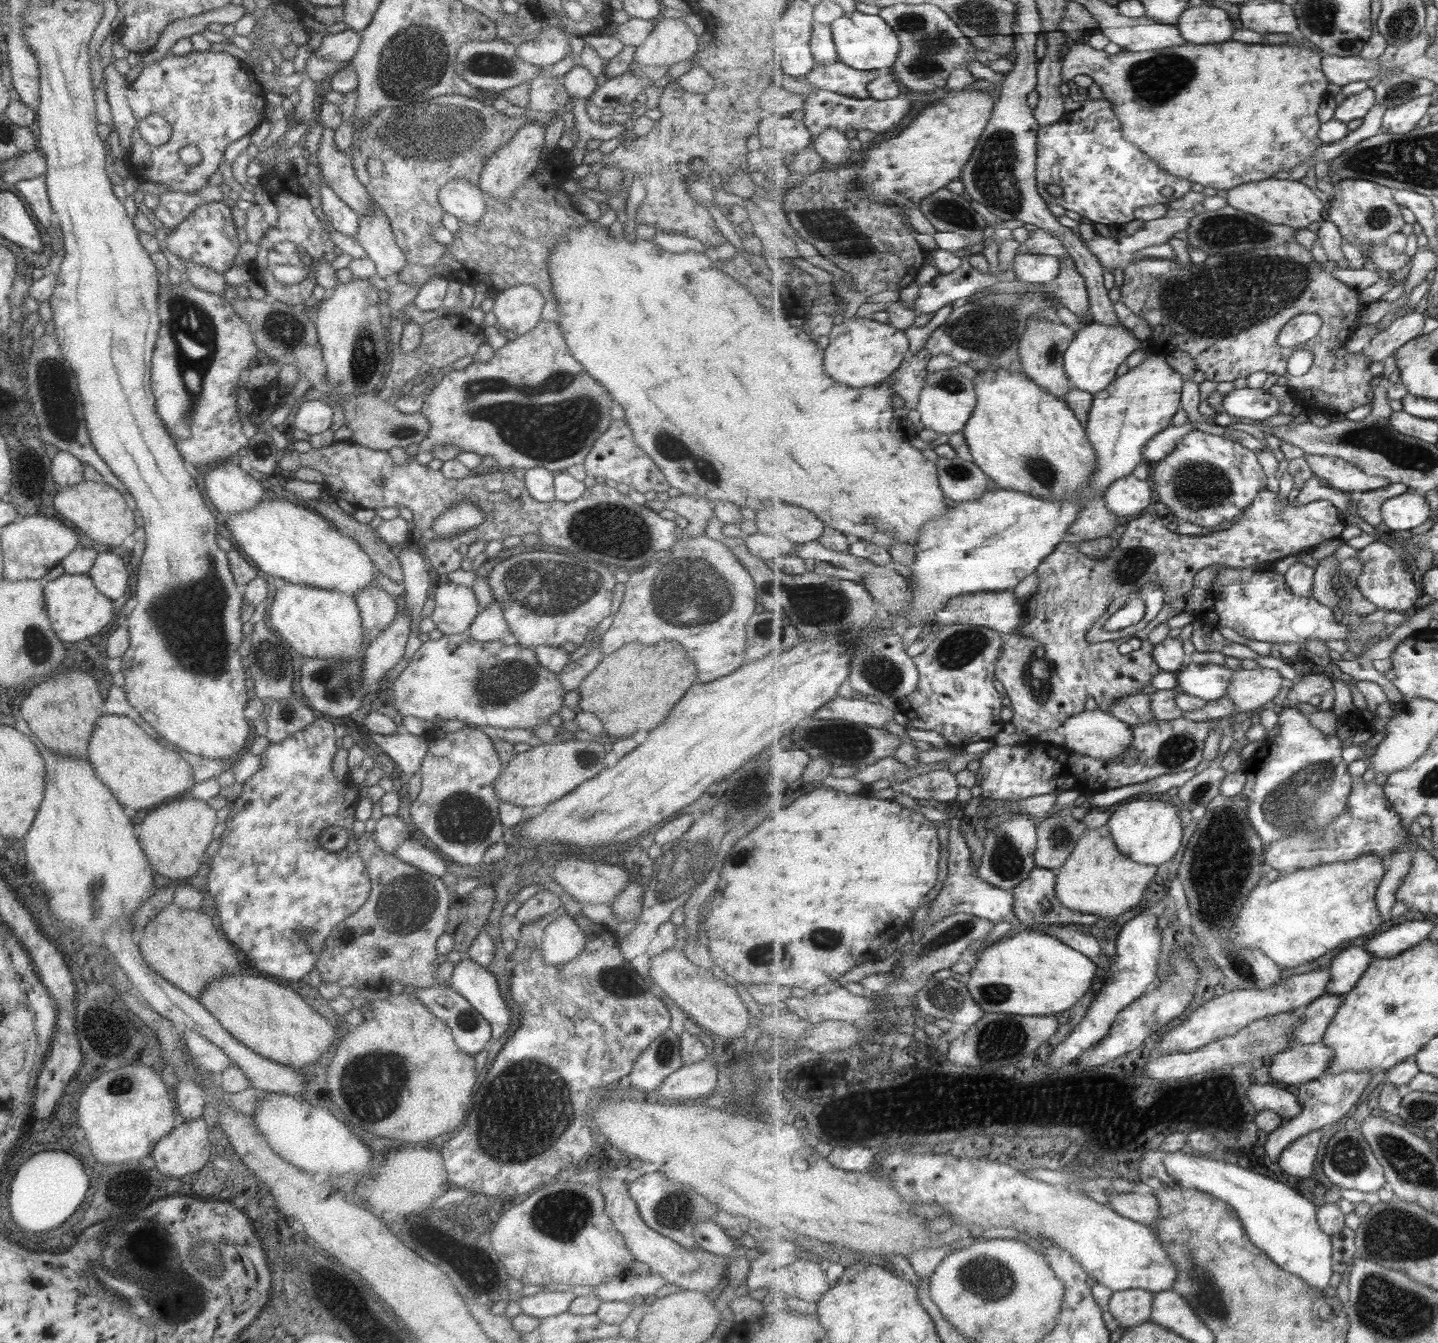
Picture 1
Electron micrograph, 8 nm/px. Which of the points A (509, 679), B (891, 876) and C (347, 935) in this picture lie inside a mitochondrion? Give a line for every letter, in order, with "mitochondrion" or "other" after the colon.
A: mitochondrion
B: other
C: mitochondrion

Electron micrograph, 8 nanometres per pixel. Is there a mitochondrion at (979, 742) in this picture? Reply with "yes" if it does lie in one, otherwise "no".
no

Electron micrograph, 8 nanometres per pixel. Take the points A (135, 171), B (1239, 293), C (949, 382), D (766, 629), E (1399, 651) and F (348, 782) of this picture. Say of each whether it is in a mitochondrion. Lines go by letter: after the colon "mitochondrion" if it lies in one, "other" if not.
A: other
B: mitochondrion
C: mitochondrion
D: mitochondrion
E: other
F: other

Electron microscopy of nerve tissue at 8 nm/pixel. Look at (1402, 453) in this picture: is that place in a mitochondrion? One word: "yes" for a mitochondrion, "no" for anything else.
yes

